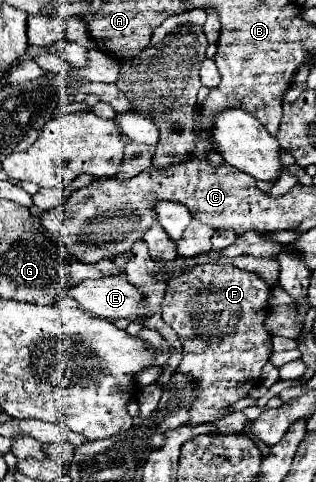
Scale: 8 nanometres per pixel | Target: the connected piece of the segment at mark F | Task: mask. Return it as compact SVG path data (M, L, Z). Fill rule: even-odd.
M218 263L198 265L190 273L168 281L168 289L162 301L162 319L180 335L184 343L184 359L178 367L178 373L194 377L200 385L198 399L190 409L190 425L200 425L210 421L212 417L225 415L224 410L228 410L229 406L240 397L246 397L248 391L254 389L254 385L260 381L262 367L268 363L272 353L272 341L270 341L272 337L264 329L268 295L270 287L264 279L260 279L256 273L240 271L234 265L218 265Z

